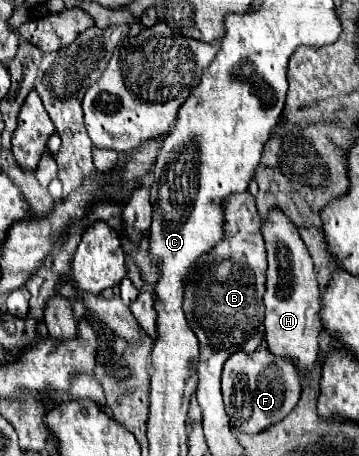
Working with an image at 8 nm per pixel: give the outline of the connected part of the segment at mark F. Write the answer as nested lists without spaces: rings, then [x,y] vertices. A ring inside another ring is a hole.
[[[260,346],[252,354],[236,352],[226,360],[222,370],[222,396],[232,428],[248,434],[262,432],[292,412],[300,398],[300,376],[292,360],[272,356],[268,346]]]

